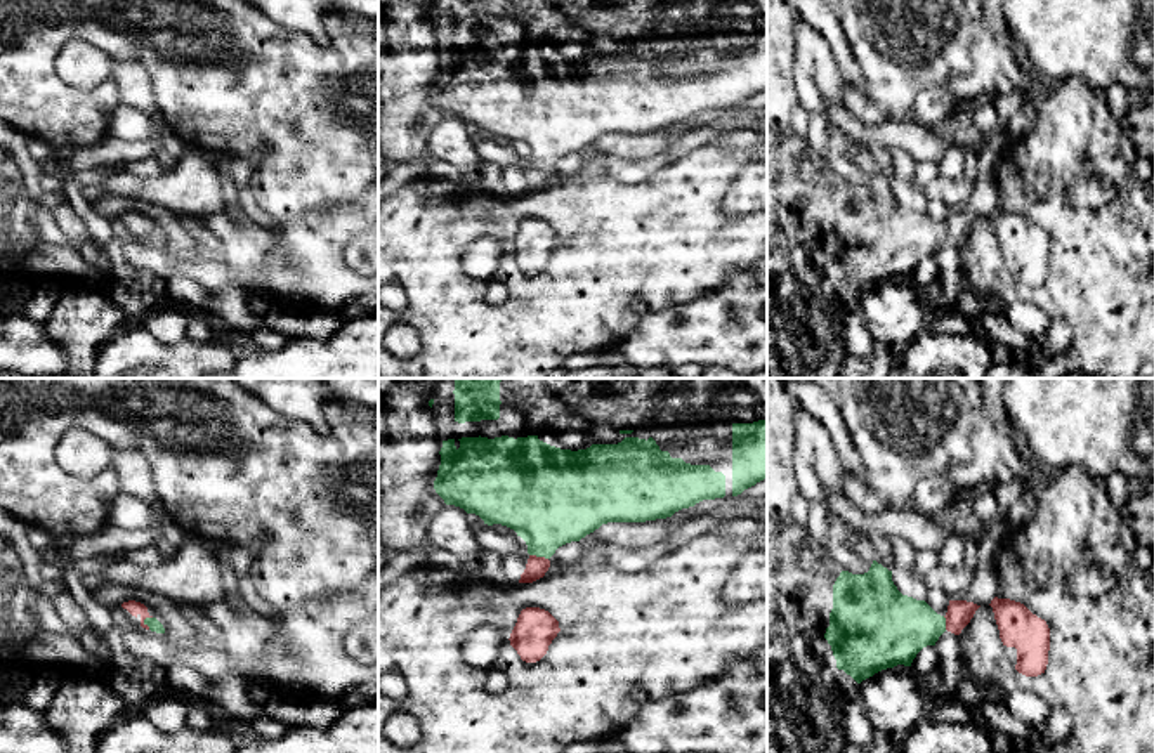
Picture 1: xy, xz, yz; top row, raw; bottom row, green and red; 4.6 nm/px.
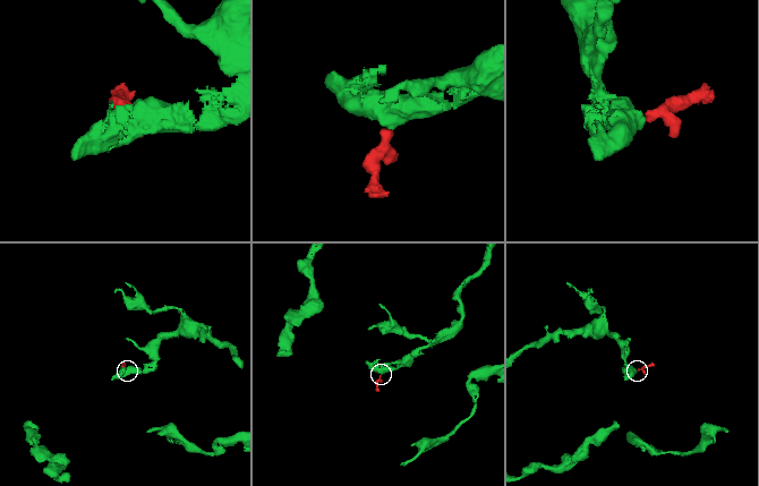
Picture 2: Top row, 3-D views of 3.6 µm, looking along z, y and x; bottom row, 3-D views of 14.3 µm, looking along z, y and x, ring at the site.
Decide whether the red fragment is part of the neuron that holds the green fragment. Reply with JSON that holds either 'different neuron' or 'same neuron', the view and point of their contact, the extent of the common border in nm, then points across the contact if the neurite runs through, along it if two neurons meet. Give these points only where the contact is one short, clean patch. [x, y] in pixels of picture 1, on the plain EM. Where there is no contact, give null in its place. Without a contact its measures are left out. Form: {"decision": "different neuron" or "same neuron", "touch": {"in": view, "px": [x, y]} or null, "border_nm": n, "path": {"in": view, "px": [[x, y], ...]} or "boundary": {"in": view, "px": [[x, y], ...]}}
{"decision": "same neuron", "touch": {"in": "xy", "px": [144, 235]}, "border_nm": 70, "path": {"in": "xy", "px": [[153, 235], [144, 235], [134, 219]]}}

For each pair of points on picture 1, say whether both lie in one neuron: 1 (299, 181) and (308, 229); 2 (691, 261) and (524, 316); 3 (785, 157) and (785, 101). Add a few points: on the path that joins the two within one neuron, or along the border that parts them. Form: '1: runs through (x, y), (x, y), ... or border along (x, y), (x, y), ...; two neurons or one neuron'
1: border along (325, 207), (314, 207), (288, 219), (271, 221); two neurons
2: runs through (649, 261), (620, 261), (576, 304), (566, 309); one neuron
3: border along (785, 130), (792, 132); two neurons

